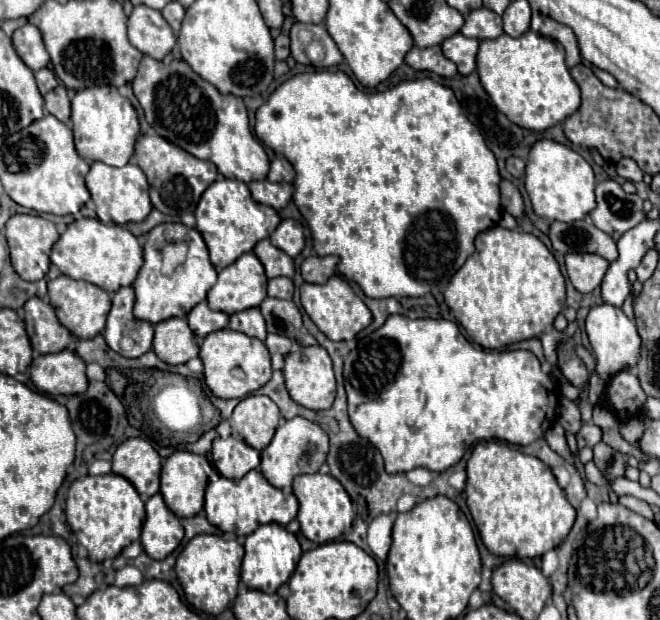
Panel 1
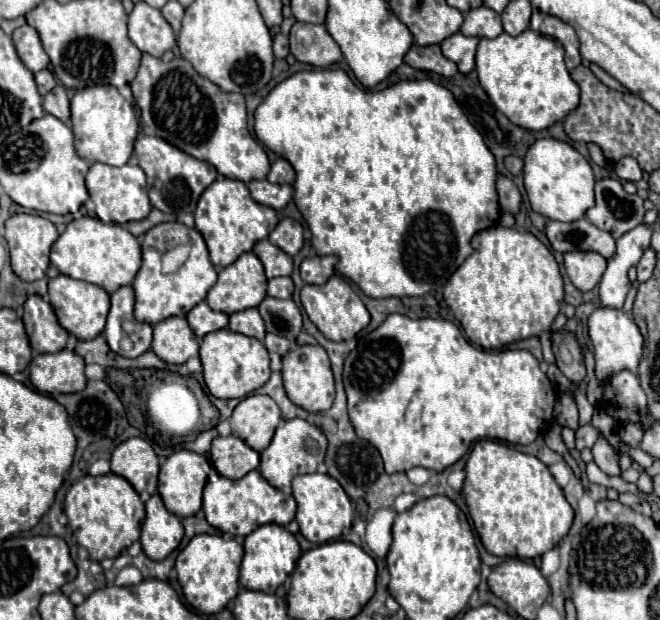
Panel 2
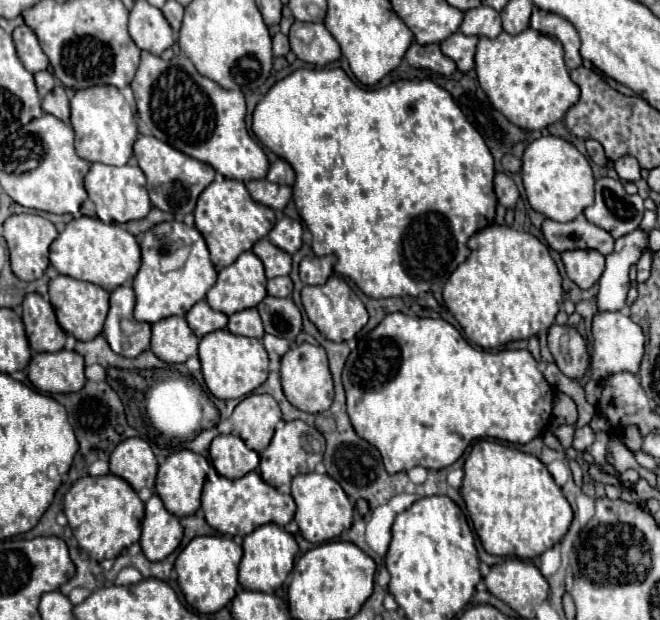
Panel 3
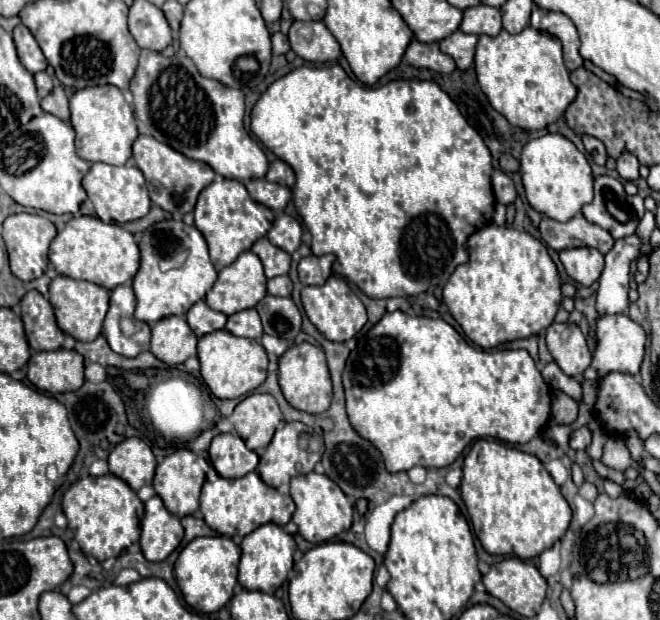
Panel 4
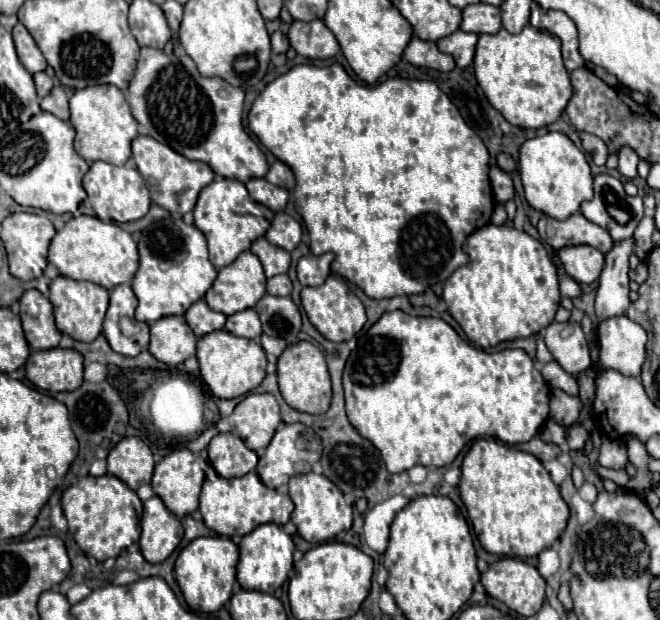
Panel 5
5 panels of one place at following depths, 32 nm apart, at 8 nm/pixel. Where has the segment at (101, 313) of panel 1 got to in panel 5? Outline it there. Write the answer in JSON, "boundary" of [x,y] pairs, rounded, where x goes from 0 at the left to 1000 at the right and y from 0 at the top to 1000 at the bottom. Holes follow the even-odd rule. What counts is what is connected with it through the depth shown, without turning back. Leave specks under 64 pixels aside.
{"boundary":[[[88,445],[76,455],[76,487],[82,494],[85,526],[94,539],[109,542],[121,552],[139,552],[155,535],[155,519],[164,500],[164,477],[167,471],[139,455],[118,455],[100,445]]]}

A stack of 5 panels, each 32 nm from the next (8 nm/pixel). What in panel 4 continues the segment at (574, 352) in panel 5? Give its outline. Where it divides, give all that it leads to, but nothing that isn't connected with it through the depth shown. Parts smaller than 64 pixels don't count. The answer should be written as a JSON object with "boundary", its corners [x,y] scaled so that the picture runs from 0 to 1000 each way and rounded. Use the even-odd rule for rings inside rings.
{"boundary":[[[836,523],[827,532],[827,555],[839,584],[848,597],[867,610],[882,610],[885,597],[894,590],[894,568],[888,545],[873,523]]]}

